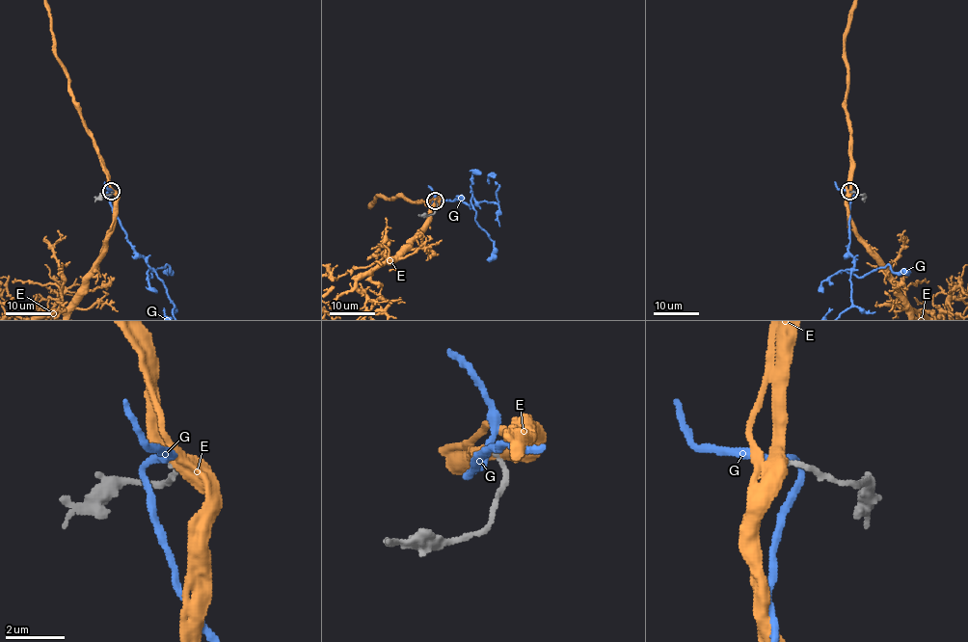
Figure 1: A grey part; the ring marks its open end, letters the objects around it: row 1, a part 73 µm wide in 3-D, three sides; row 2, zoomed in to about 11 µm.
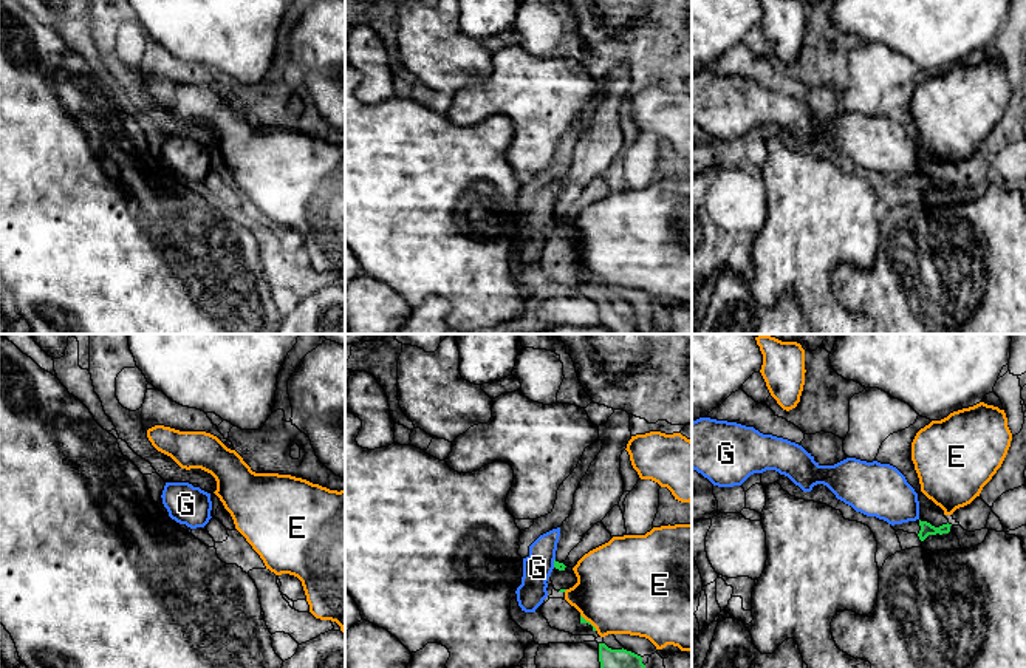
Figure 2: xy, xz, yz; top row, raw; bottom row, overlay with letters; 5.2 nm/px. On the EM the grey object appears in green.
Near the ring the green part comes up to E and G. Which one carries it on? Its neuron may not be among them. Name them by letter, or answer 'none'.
none

